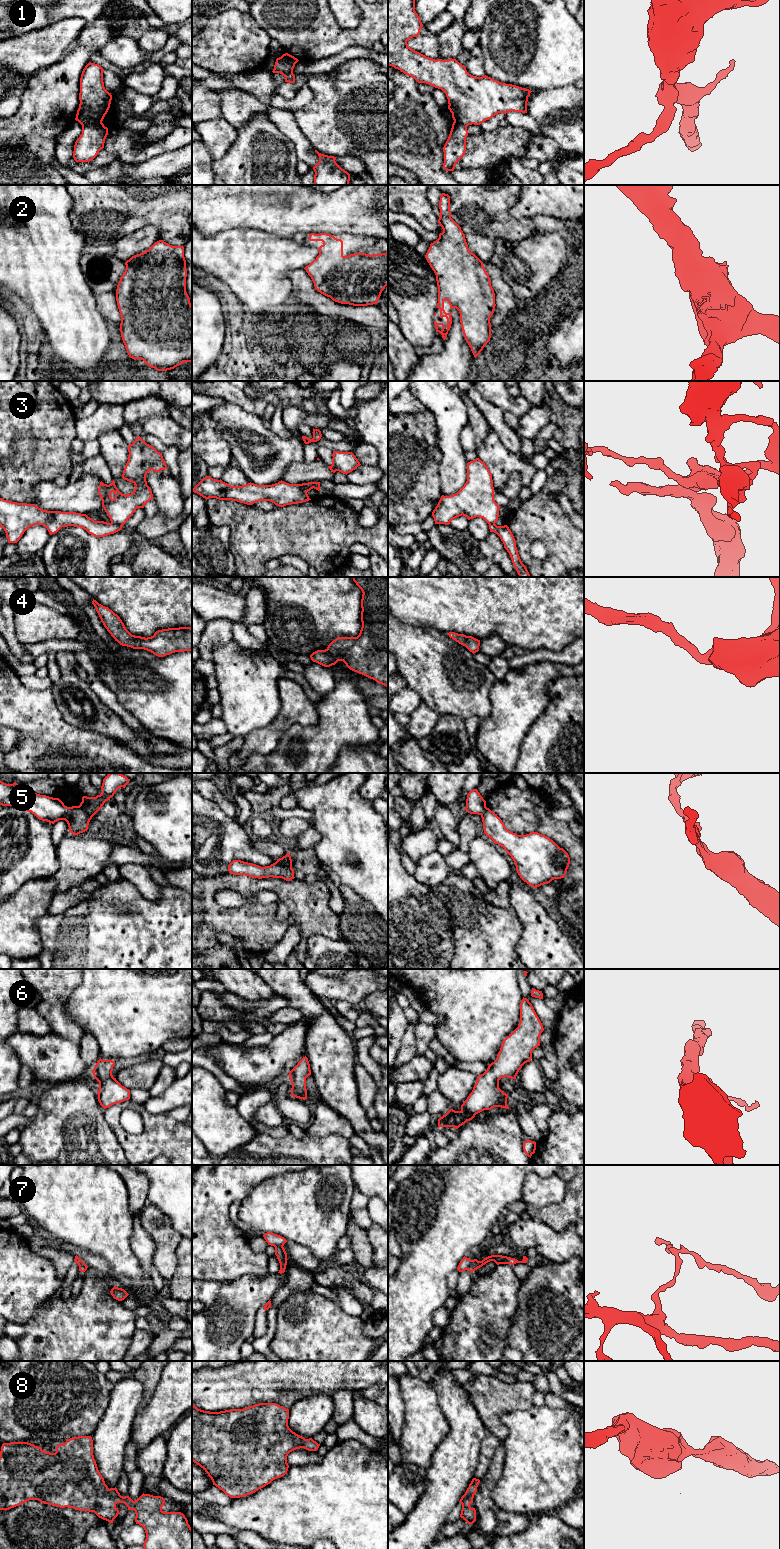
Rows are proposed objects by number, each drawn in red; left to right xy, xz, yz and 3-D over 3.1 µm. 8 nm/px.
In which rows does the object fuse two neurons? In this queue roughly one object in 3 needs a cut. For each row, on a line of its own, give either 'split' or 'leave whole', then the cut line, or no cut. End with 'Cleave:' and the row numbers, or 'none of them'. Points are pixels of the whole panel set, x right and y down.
1: split; cut in xy along (101, 121), (82, 125)
2: leave whole; no cut
3: split; cut in xy along (111, 522), (121, 527)
4: leave whole; no cut
5: split; cut in xz along (275, 862), (291, 868)
6: leave whole; no cut
7: split; cut in yz along (472, 1260), (467, 1269)
8: leave whole; no cut
Cleave: 1, 3, 5, 7

